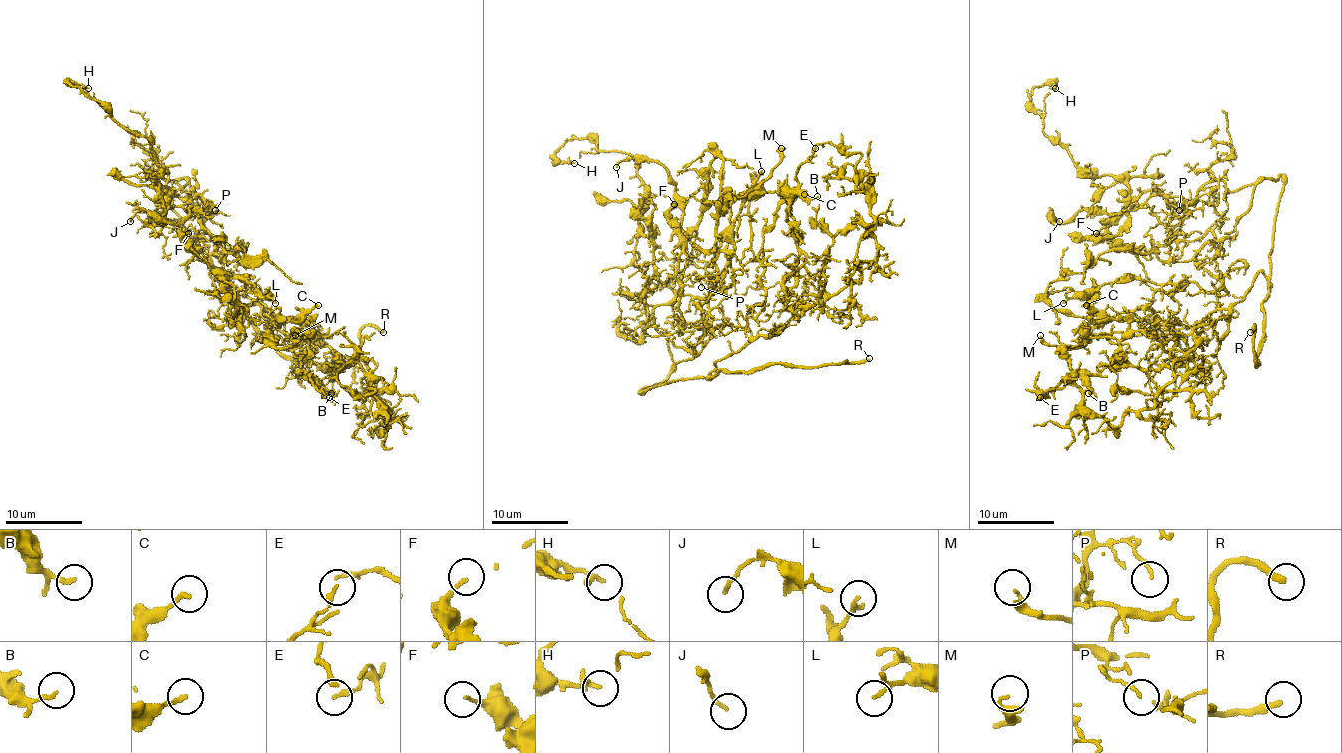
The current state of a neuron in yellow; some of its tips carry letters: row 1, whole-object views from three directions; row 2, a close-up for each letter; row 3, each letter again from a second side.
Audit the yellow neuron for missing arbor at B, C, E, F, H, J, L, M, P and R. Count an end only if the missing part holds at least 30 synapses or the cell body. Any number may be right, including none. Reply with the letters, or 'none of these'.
R

